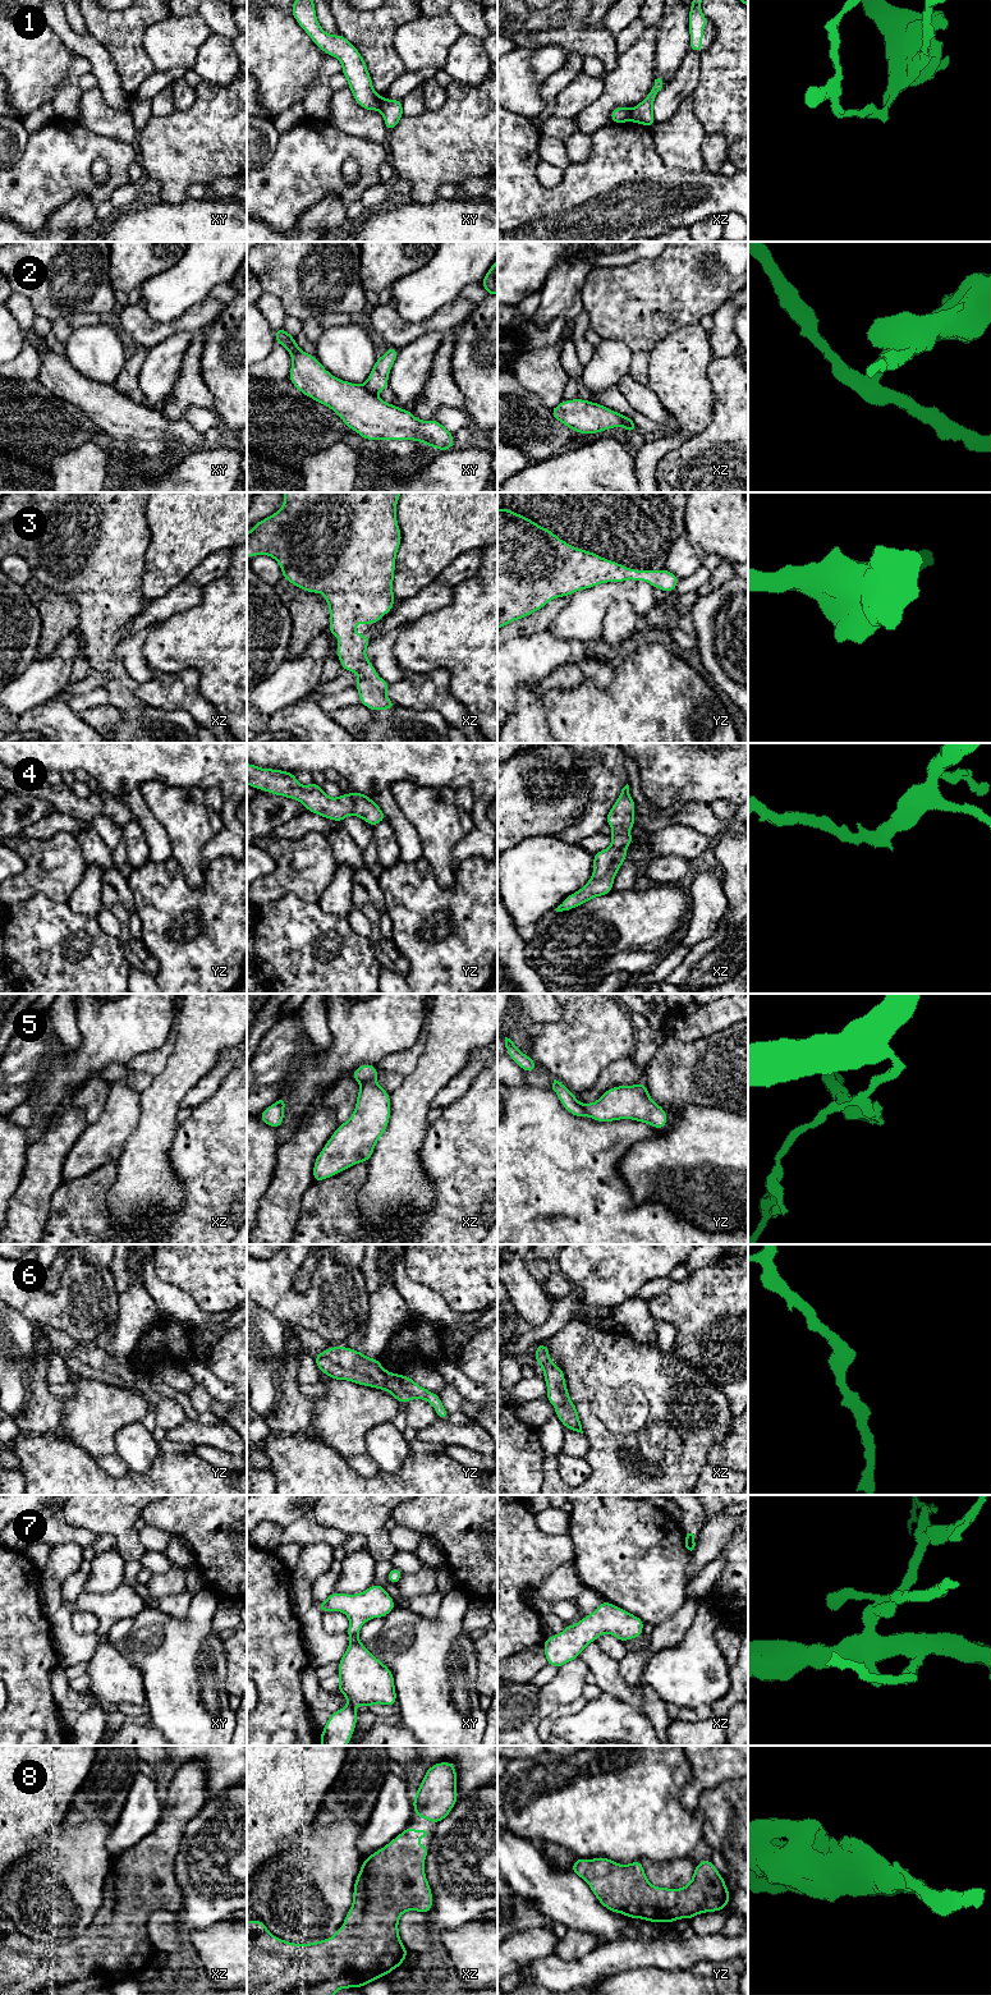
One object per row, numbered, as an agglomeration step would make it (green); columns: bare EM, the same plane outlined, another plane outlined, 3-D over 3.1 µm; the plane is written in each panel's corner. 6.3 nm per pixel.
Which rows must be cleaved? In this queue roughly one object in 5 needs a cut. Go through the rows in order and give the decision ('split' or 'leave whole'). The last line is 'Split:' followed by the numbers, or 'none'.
1: split
2: split
3: leave whole
4: leave whole
5: split
6: leave whole
7: leave whole
8: leave whole
Split: 1, 2, 5

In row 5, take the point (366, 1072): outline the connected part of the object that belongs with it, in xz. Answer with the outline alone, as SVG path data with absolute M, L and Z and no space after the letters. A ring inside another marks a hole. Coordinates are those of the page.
M362 1064L353 1072L352 1077L359 1083L363 1084L367 1081L375 1079L378 1076L377 1068L372 1064Z

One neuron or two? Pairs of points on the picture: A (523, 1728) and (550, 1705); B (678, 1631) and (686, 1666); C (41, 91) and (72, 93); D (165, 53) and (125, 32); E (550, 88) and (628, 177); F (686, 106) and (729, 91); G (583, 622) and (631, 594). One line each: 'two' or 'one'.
A: two
B: two
C: two
D: two
E: two
F: two
G: one

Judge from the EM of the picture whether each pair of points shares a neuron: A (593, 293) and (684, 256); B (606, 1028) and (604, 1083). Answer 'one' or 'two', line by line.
A: one
B: two

